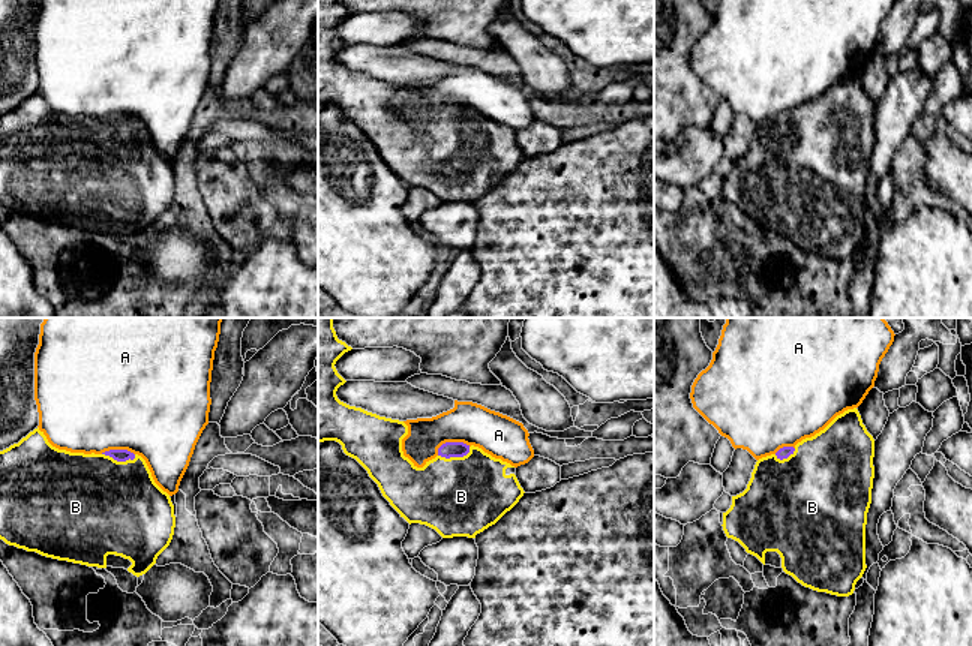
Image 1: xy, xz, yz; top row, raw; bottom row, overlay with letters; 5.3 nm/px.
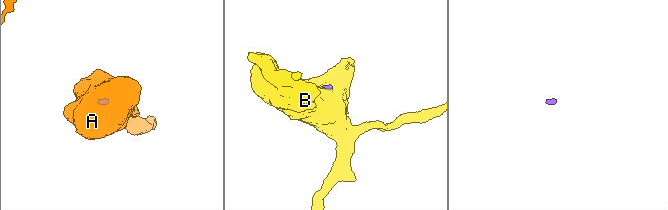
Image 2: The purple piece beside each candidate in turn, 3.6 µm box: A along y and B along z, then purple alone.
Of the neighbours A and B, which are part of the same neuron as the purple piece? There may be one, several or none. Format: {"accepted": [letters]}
{"accepted": ["B"]}

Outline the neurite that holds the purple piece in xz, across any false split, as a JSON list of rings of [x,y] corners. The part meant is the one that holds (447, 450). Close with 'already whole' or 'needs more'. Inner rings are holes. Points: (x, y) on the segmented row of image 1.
[[[318,318],[318,442],[339,442],[344,453],[368,471],[400,517],[410,525],[426,525],[442,538],[476,538],[519,502],[525,492],[514,475],[516,468],[510,463],[474,445],[446,442],[438,448],[435,459],[417,468],[402,451],[402,439],[408,435],[408,426],[404,421],[340,402],[336,391],[346,381],[338,373],[334,364],[351,349],[338,339],[333,318]]]; needs more

